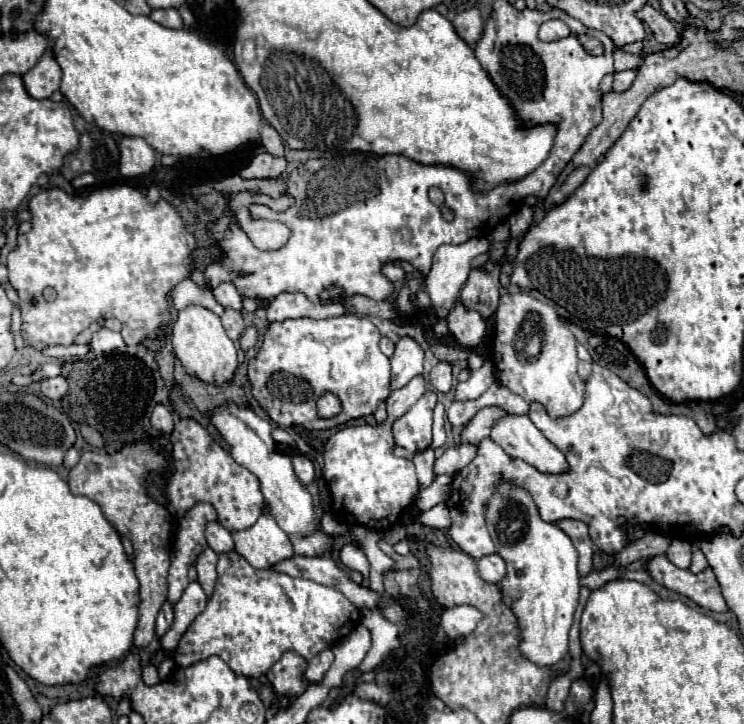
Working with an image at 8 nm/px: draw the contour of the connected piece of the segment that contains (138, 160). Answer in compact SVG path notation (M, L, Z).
M123 136L119 140L119 152L119 172L123 178L143 176L155 166L155 150L143 138Z

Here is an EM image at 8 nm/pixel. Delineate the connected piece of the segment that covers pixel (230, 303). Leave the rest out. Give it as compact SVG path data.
M223 282L221 286L217 286L213 290L213 296L215 300L223 306L223 308L233 308L233 310L243 310L243 304L241 304L241 296L237 294L235 286L231 282Z

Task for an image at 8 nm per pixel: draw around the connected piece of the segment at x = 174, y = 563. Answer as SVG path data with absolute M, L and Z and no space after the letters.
M199 502L195 504L179 522L175 548L171 554L171 568L169 568L169 602L177 602L181 598L185 586L189 584L187 570L195 564L197 556L207 548L205 540L205 526L215 522L217 514L213 506Z

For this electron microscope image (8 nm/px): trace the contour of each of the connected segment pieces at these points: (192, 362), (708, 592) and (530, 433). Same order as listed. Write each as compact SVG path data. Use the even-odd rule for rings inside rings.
M187 306L173 324L173 350L183 370L207 384L227 384L237 370L237 348L221 326L221 318L203 306Z
M665 554L647 558L645 568L655 582L681 596L687 596L697 606L711 612L727 612L727 604L723 600L713 568L707 566L703 572L691 574L689 570L681 570L675 564L671 564Z
M509 414L509 418L501 418L493 428L491 440L499 444L509 456L525 460L539 472L547 474L563 474L569 472L569 464L565 454L557 450L529 420L529 416Z

